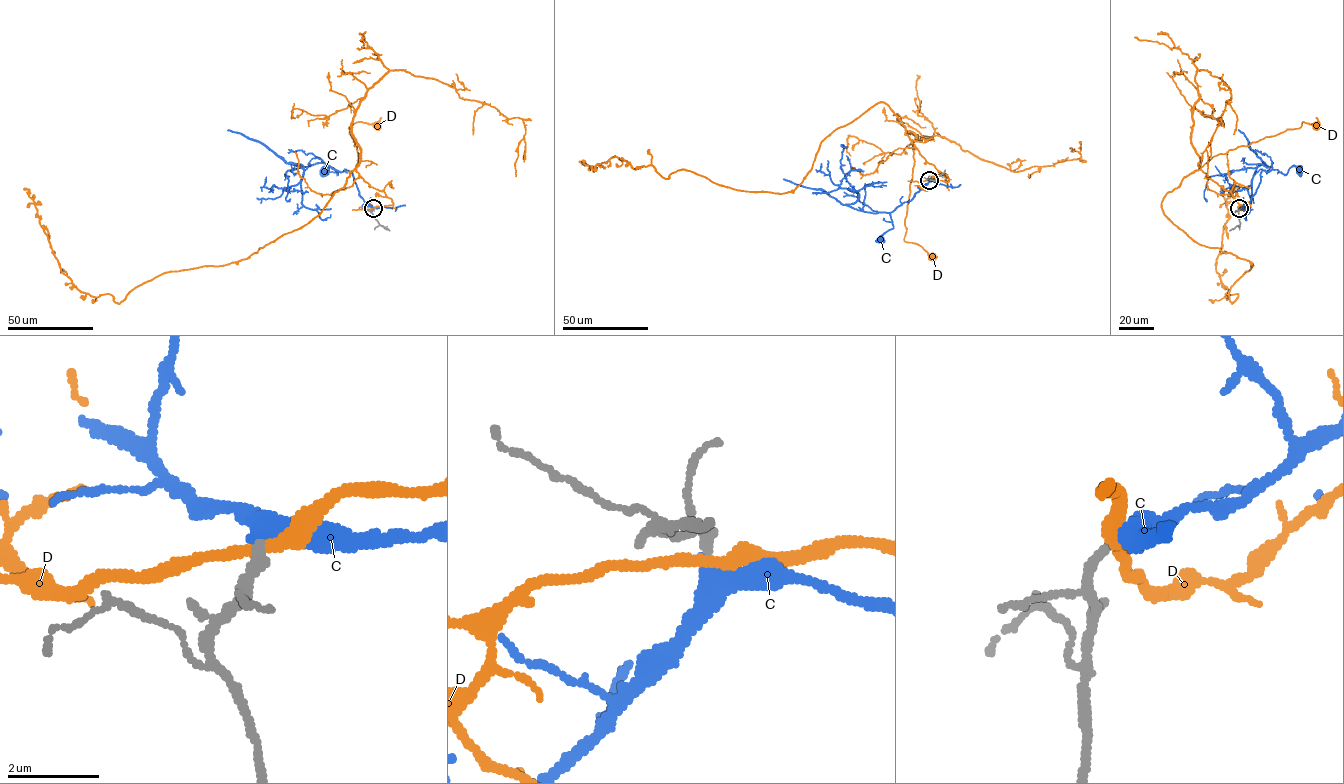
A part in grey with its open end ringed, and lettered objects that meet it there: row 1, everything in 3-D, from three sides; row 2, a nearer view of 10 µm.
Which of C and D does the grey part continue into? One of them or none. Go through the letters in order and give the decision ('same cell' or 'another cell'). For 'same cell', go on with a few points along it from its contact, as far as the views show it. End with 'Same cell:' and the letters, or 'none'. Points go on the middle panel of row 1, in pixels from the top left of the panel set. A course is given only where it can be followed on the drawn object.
C: same cell; it runs (929, 180), (912, 199), (890, 213), (893, 228), (881, 236), (881, 240)
D: another cell
Same cell: C

